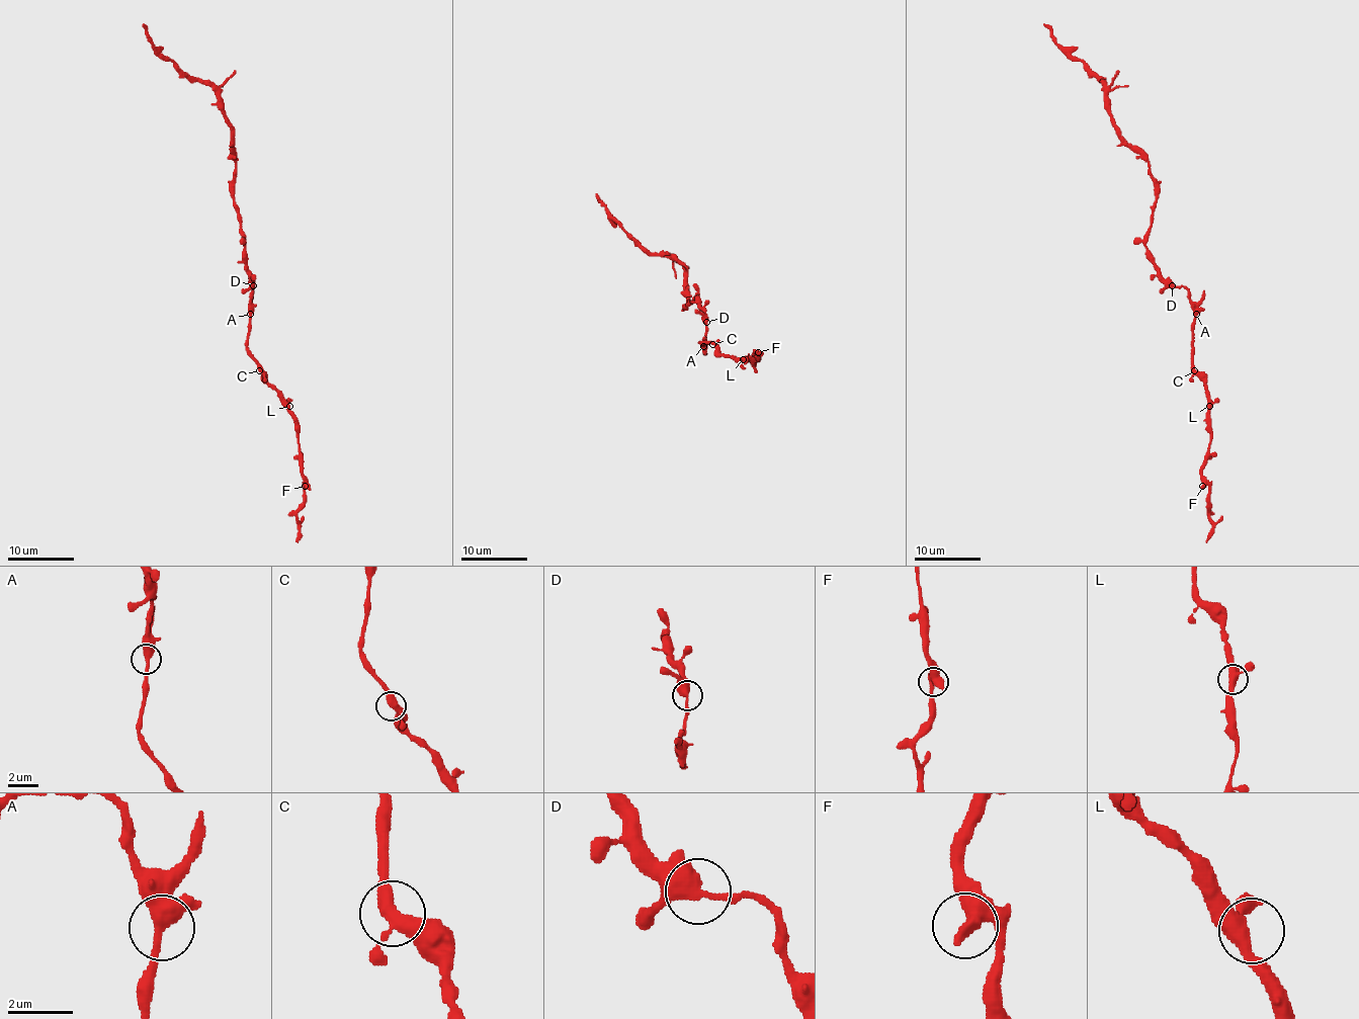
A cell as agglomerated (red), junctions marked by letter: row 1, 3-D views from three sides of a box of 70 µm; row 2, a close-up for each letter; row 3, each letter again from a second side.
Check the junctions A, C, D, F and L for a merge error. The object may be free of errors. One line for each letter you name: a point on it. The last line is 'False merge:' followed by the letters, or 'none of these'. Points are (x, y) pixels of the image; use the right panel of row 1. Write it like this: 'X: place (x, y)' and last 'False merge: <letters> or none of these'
False merge: none of these

